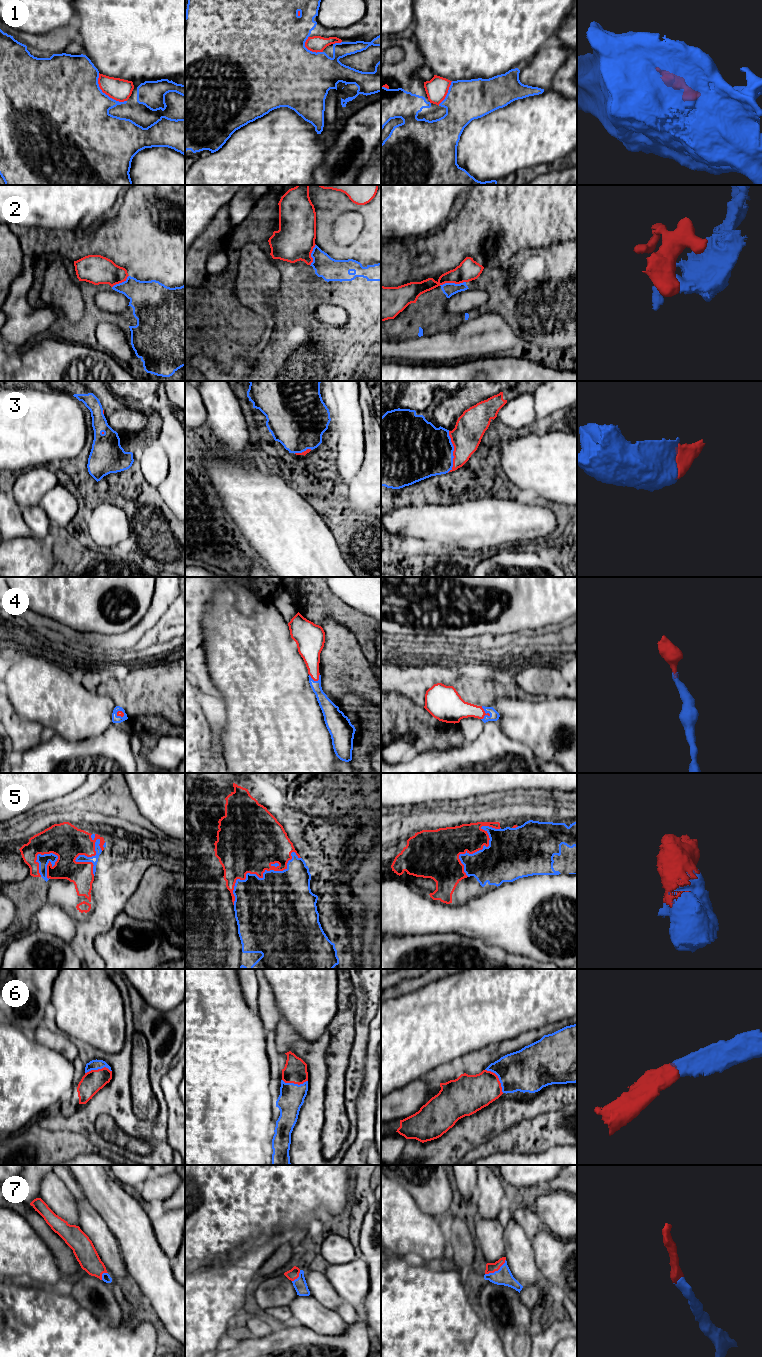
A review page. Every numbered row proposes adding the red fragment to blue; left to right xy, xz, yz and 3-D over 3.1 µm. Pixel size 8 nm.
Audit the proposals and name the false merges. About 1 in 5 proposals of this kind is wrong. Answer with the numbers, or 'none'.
1, 2

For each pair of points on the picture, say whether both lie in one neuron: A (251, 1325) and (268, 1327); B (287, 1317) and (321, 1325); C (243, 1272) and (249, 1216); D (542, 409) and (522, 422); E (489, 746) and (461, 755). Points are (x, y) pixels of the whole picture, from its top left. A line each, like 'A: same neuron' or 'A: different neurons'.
A: same neuron
B: different neurons
C: different neurons
D: different neurons
E: same neuron

